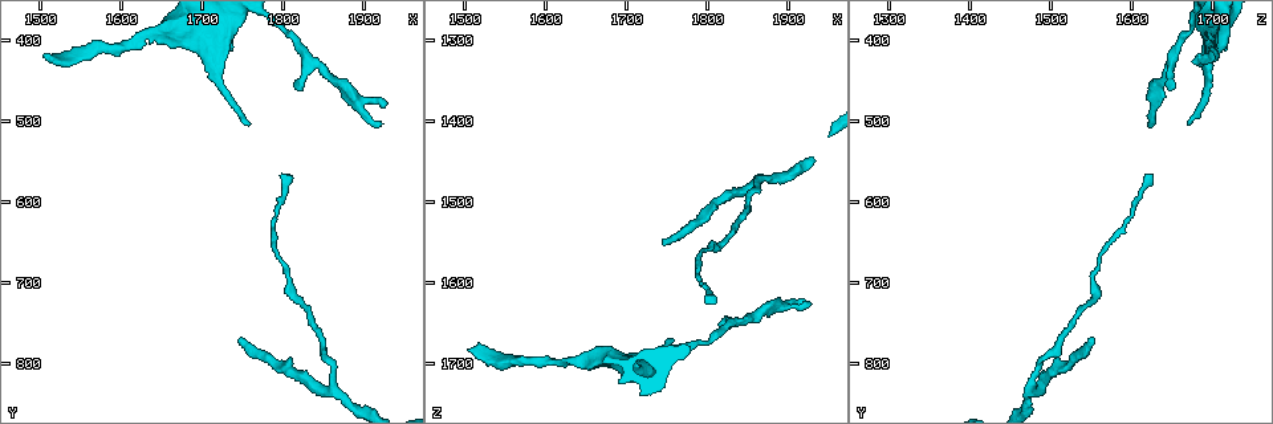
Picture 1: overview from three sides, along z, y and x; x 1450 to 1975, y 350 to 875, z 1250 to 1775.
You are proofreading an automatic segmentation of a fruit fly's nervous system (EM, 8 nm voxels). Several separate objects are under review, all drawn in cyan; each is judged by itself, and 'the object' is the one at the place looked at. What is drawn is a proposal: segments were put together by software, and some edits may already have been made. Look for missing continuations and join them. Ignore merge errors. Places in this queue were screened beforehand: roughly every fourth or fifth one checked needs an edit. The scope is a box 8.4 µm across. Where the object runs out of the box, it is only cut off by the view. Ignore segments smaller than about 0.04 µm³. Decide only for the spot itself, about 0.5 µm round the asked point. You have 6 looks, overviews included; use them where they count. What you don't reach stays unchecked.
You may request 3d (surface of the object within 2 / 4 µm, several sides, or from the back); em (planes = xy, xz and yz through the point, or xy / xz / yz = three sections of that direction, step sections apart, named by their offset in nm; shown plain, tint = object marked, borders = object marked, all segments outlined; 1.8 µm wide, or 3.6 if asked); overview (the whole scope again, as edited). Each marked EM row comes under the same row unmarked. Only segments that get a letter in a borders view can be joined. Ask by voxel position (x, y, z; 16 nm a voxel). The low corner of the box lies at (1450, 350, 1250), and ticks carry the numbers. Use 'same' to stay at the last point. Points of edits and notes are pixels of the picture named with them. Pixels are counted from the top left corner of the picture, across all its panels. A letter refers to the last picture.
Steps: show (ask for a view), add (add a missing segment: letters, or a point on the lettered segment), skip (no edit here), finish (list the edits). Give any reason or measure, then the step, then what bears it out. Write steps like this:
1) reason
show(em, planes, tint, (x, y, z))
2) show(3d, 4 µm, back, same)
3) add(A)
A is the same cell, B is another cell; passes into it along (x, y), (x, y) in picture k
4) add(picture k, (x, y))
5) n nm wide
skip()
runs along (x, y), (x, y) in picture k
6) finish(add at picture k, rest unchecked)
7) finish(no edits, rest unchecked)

thin end
show(3d, 4 µm, (1930, 480, 1620))

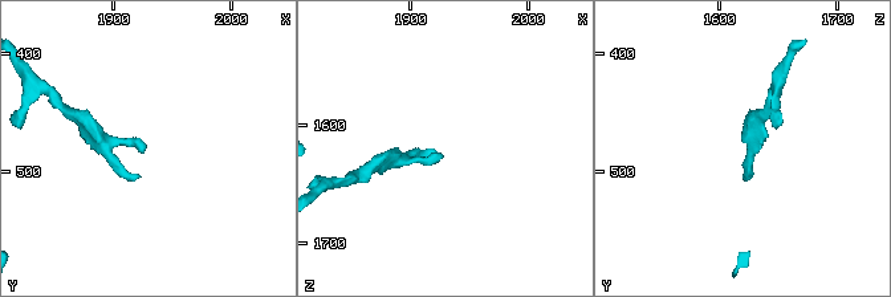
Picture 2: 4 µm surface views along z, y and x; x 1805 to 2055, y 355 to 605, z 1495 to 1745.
show(em, planes, borders, (1926, 478, 1626))

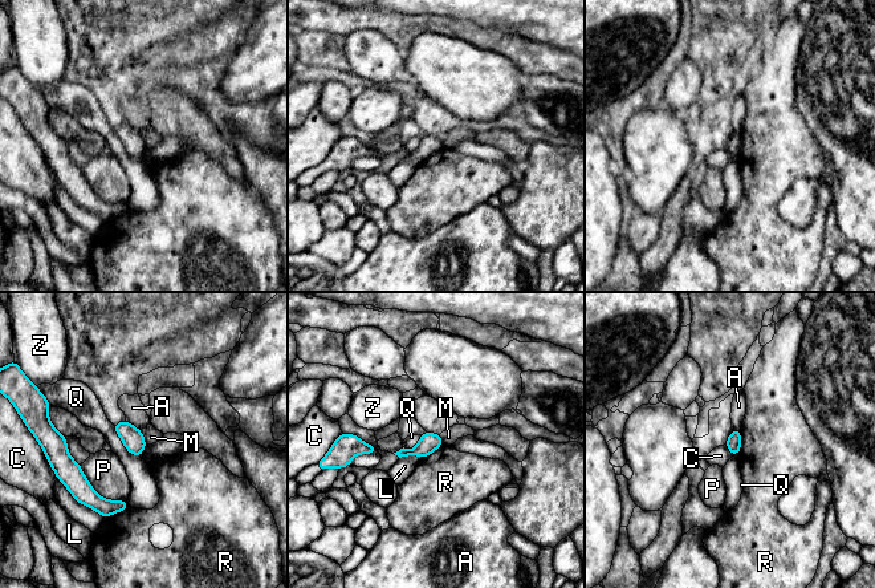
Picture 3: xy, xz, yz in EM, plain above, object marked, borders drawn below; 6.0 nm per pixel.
skip()
A, C, L, M, P, Q, R and Z are other cells; border along (141, 430), (147, 443) in picture 3; none of them fits

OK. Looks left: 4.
tapers out
show(3d, 2 µm, back, (1820, 465, 1650))

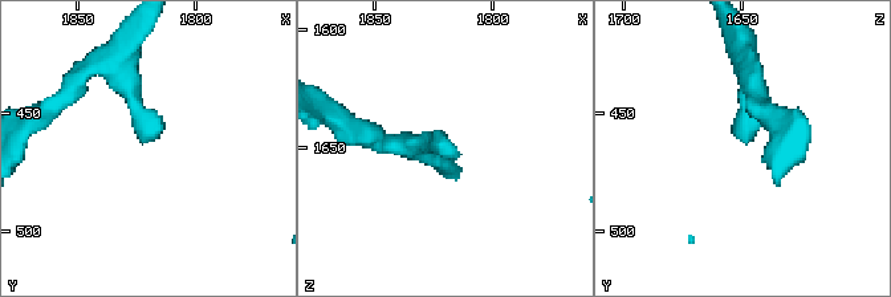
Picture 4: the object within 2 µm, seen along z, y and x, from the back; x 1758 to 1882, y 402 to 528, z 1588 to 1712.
show(em, xy, step 8, tint, (1817, 459, 1648))

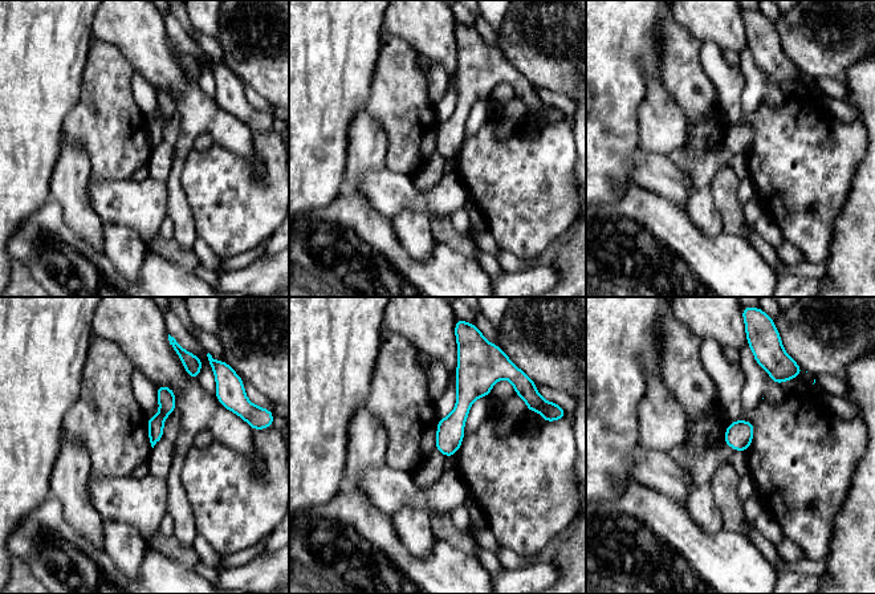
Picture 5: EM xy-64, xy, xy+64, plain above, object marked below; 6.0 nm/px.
cut it another way
show(em, planes, borders, same)

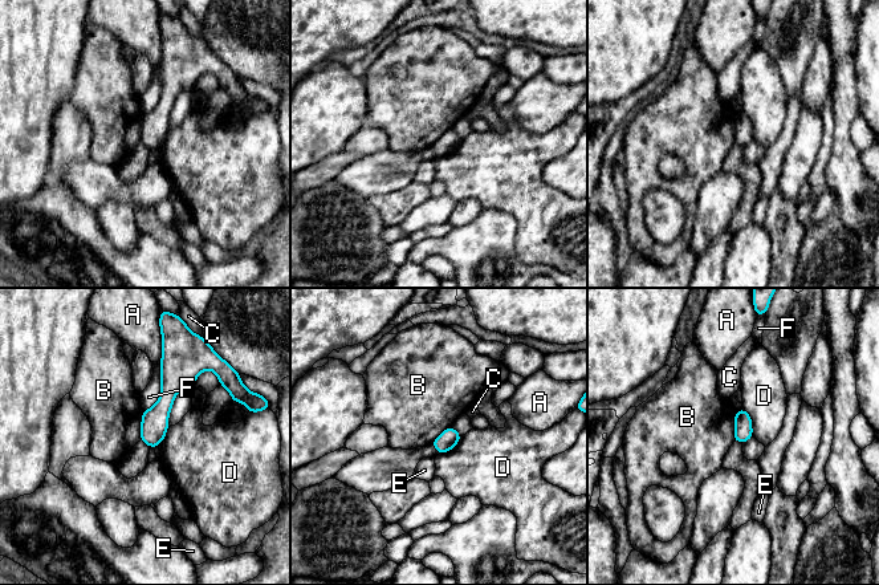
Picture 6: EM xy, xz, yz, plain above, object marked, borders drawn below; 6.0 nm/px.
skip()
A, B, C, D, E and F are other cells; border along (737, 410), (733, 441) in picture 6; none of them fits

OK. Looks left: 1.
tapers out
show(em, planes, borders, (1750, 775, 1550))

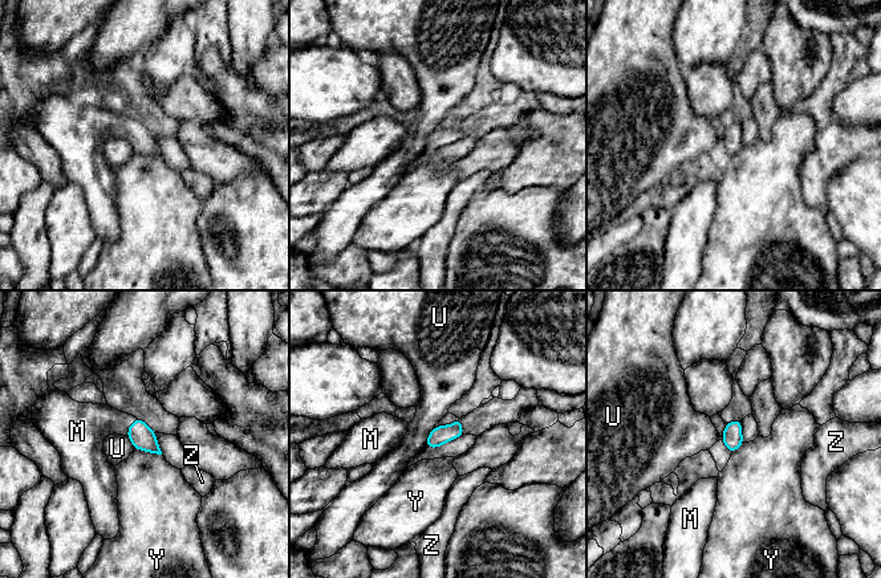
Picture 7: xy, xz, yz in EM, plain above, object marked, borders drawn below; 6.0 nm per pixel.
add(M)
M is the same cell, U, Y and Z are other cells; passes into it along (141, 435), (129, 427), (88, 424) in picture 7; it goes on there

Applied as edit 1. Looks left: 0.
finish(add at picture 7, rest unchecked)

